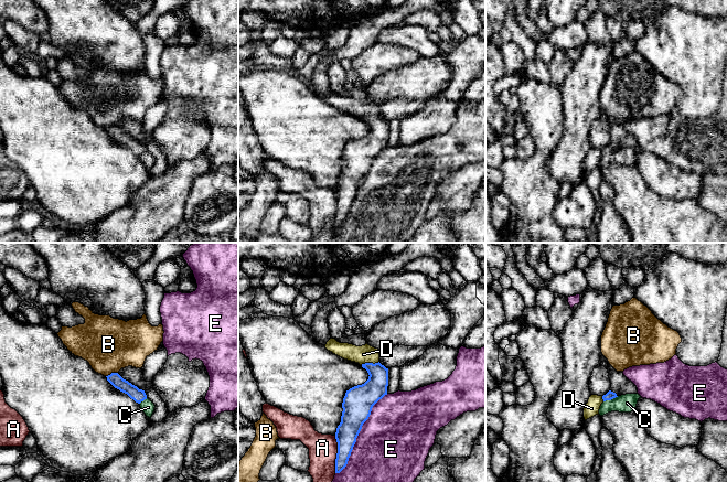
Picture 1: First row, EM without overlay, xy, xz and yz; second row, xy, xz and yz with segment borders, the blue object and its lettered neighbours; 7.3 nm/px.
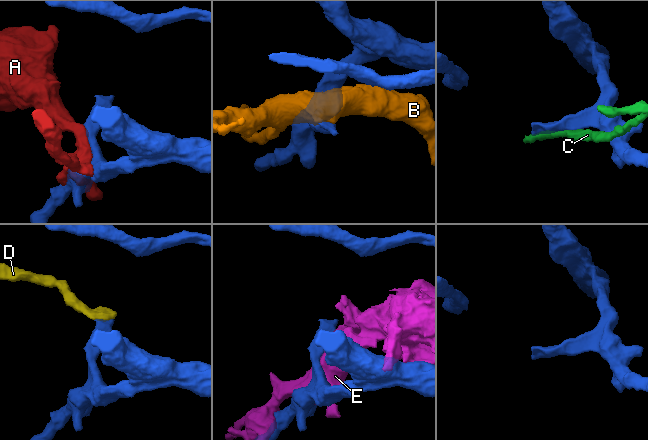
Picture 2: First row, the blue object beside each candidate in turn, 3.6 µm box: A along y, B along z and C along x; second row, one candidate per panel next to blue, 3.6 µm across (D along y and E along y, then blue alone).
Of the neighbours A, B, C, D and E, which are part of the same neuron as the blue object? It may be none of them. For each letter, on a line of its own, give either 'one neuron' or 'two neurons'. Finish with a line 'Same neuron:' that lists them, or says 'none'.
A: two neurons
B: two neurons
C: two neurons
D: one neuron
E: two neurons
Same neuron: D

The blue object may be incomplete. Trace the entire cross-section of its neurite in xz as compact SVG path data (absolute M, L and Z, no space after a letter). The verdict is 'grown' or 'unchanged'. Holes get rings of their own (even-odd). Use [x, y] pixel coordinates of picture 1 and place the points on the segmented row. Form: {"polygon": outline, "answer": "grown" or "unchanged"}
{"polygon": "M330 339L324 345L333 354L359 363L368 373L368 379L346 390L342 403L341 422L336 428L338 453L335 473L348 464L363 424L368 419L373 406L387 395L388 368L379 363L379 350L367 343L356 346Z", "answer": "grown"}

